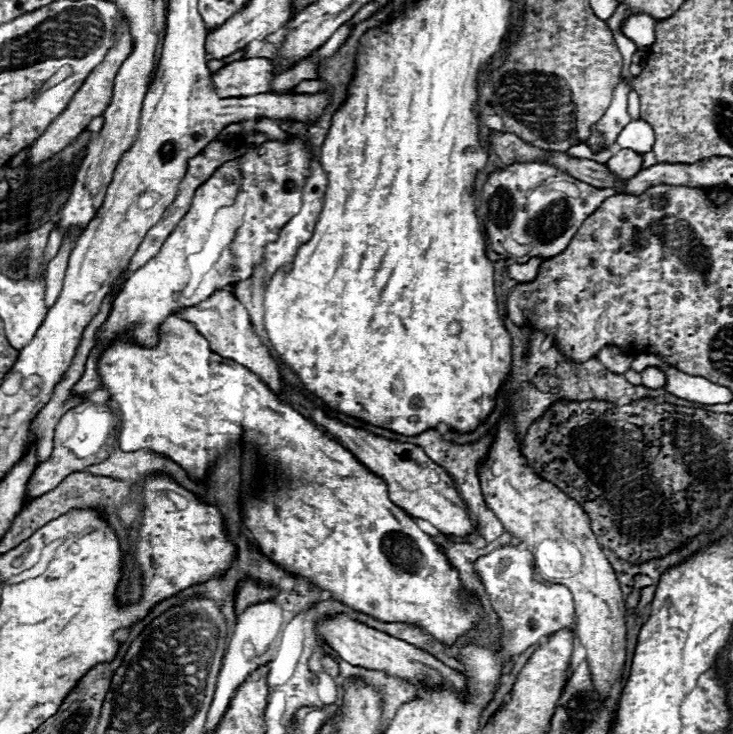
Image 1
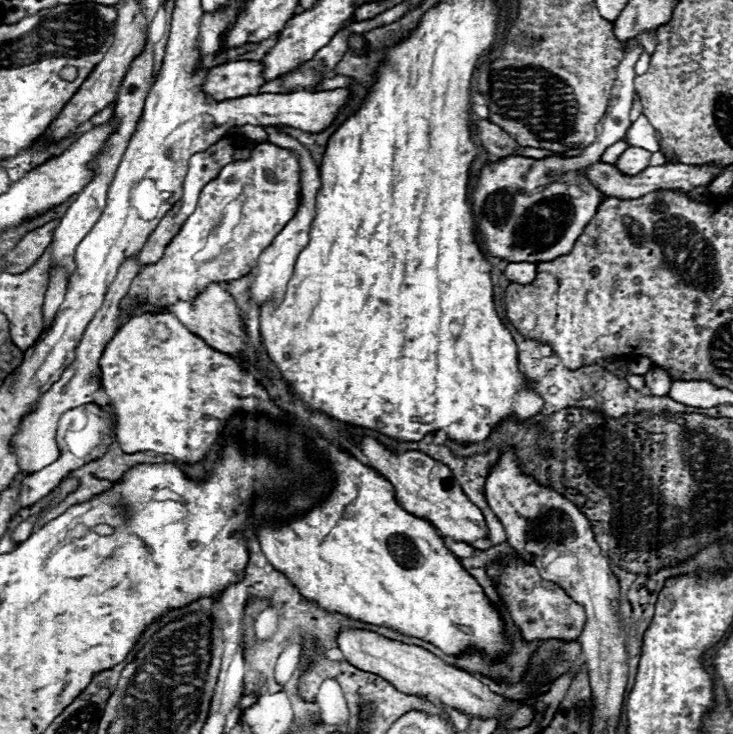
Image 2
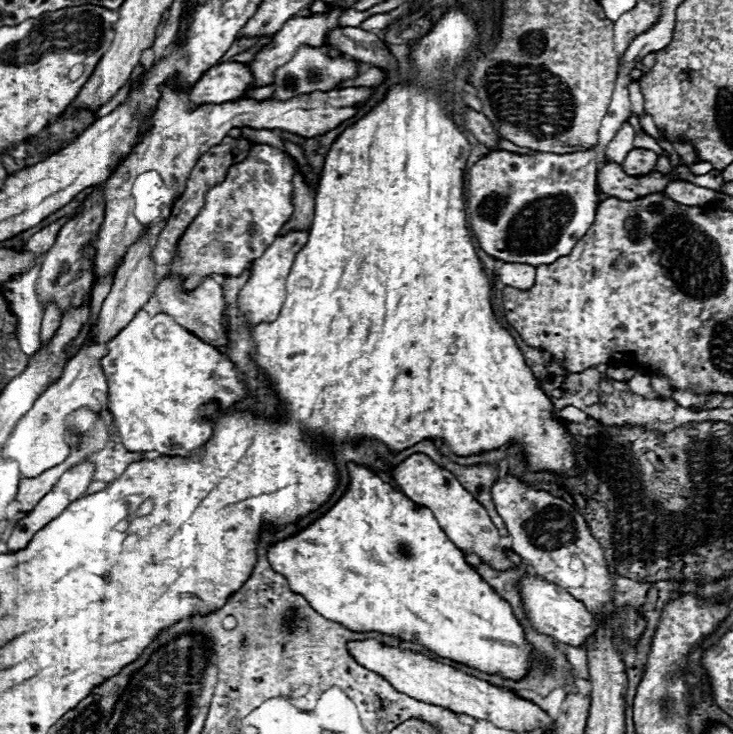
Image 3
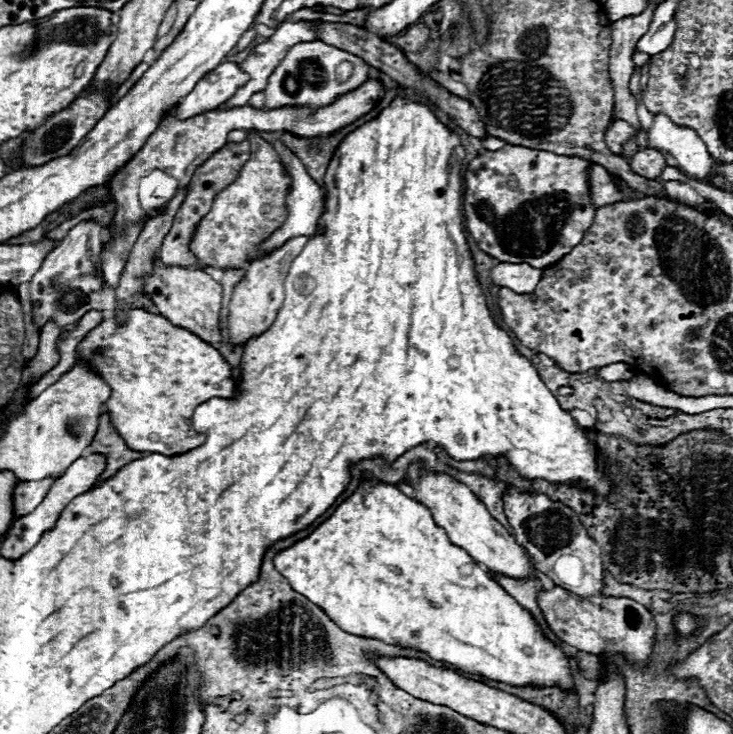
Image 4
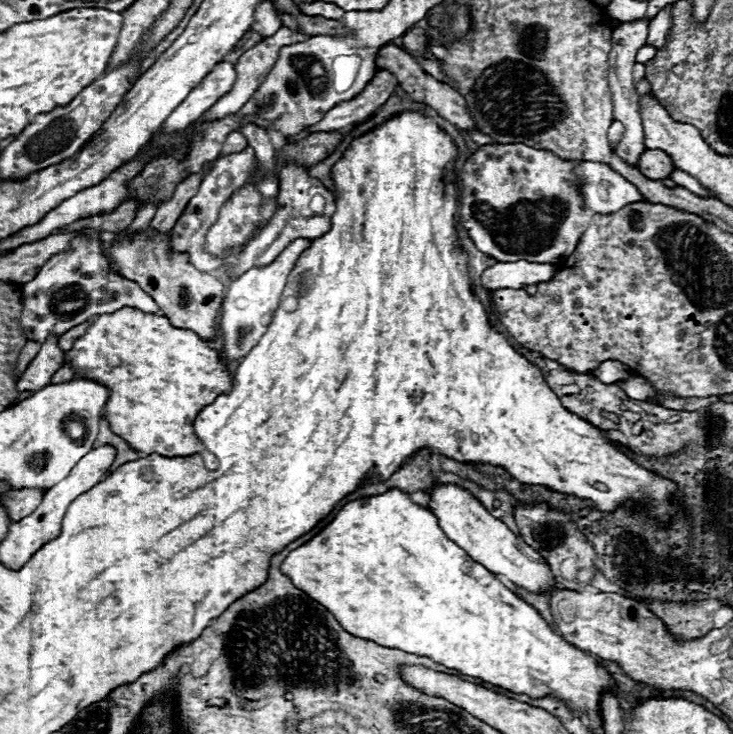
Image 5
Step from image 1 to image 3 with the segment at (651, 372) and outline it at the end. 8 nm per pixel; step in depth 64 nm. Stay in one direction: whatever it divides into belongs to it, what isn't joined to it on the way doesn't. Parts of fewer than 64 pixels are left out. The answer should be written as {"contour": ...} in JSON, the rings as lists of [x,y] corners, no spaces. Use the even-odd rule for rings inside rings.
{"contour":[[[650,376],[650,380],[652,380],[652,388],[656,390],[656,392],[660,392],[662,396],[670,396],[672,394],[672,388],[670,388],[670,384],[668,384],[668,378],[664,378],[664,376]]]}

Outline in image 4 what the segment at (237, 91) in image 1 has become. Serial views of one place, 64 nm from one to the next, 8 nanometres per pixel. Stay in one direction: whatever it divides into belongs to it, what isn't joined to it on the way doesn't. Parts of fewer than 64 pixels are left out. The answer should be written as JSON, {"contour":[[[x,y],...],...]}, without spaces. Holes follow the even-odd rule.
{"contour":[[[224,62],[218,68],[214,68],[210,74],[206,74],[196,88],[178,104],[178,118],[194,118],[196,114],[204,114],[208,110],[218,108],[224,104],[236,88],[240,88],[248,76],[238,68],[234,62]]]}

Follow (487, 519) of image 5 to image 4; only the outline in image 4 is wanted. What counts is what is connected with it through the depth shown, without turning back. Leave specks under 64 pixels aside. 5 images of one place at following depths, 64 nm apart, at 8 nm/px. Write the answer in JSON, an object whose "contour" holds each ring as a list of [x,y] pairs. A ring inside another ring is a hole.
{"contour":[[[410,466],[410,484],[416,490],[416,500],[430,508],[436,524],[446,530],[450,542],[466,550],[476,562],[484,564],[484,568],[518,580],[530,580],[536,576],[536,566],[528,556],[526,548],[516,544],[514,536],[490,516],[486,506],[464,484],[456,482],[446,474],[420,476],[418,466]]]}

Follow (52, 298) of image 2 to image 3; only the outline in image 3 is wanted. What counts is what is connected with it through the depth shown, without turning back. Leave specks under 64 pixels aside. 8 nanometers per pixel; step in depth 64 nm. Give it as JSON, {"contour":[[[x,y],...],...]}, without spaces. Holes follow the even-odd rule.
{"contour":[[[50,304],[50,308],[46,308],[44,320],[42,320],[42,332],[40,332],[42,344],[48,344],[54,338],[58,328],[60,328],[60,312],[54,304]]]}

